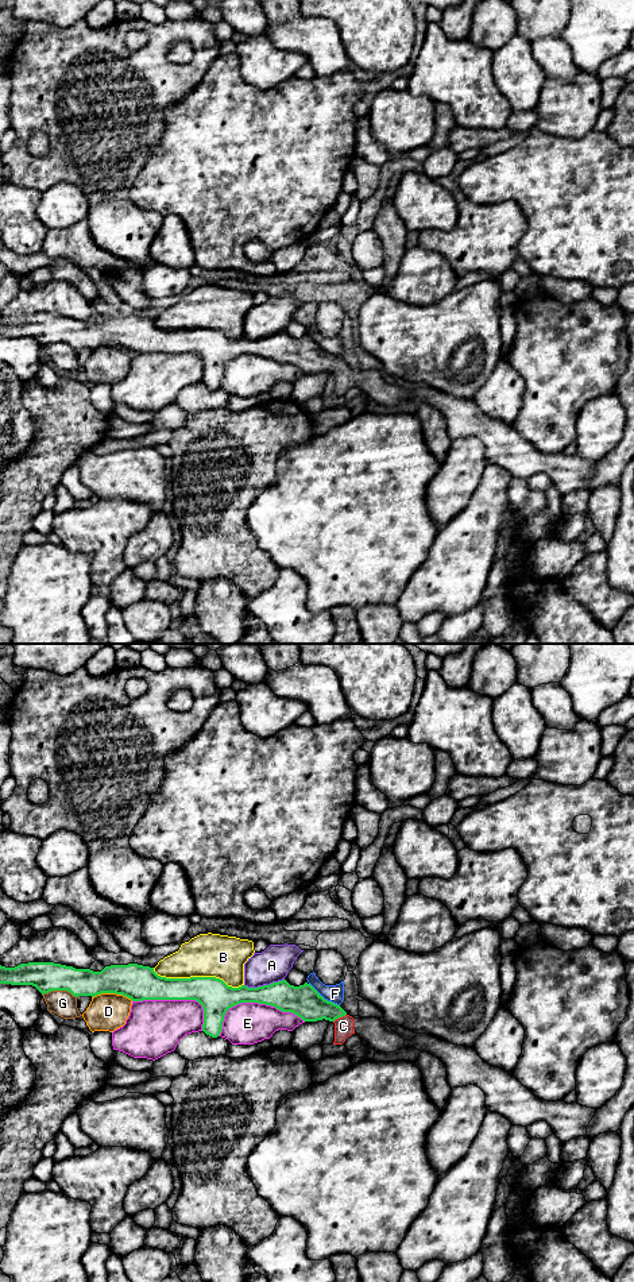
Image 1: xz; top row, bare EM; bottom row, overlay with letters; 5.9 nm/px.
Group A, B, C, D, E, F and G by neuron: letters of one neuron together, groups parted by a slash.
A / B / C / D / E / F / G

